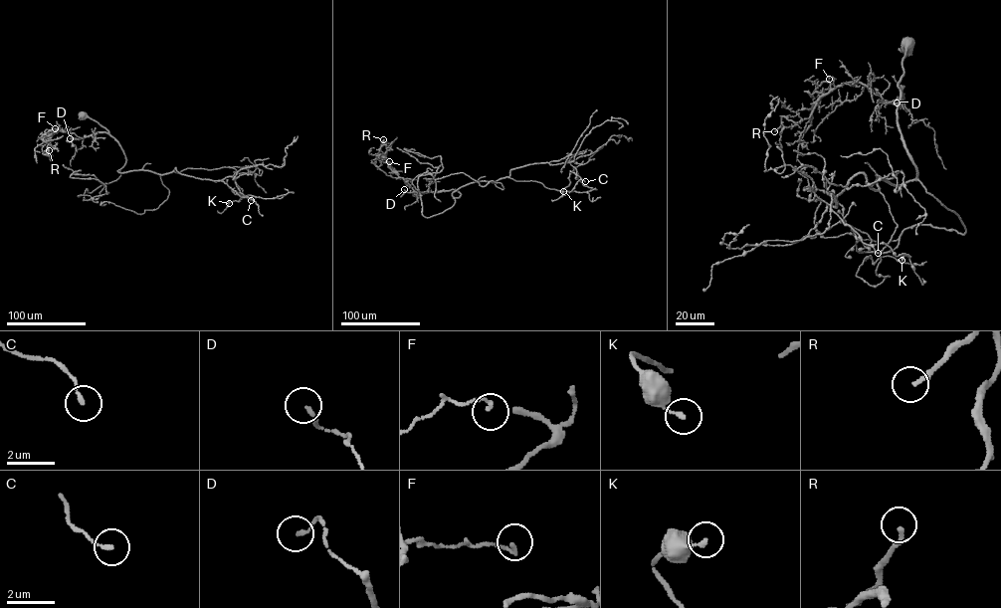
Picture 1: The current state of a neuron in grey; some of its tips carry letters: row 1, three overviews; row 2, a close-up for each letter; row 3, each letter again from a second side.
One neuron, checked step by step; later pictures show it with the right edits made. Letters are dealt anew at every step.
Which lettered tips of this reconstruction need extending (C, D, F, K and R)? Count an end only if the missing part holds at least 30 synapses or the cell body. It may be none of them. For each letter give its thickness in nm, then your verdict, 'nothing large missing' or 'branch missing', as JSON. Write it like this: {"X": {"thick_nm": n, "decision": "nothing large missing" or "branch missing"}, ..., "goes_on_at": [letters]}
{"C": {"thick_nm": 160, "decision": "nothing large missing"}, "D": {"thick_nm": 140, "decision": "nothing large missing"}, "F": {"thick_nm": 130, "decision": "nothing large missing"}, "K": {"thick_nm": 150, "decision": "nothing large missing"}, "R": {"thick_nm": 180, "decision": "branch missing"}, "goes_on_at": ["R"]}

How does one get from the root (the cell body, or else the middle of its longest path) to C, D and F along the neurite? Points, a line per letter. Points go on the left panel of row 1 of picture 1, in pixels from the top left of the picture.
C: (84, 114), (118, 142), (125, 159), (118, 172), (163, 174), (175, 167), (215, 181), (231, 176), (251, 200)
D: (84, 114), (108, 132), (70, 138)
F: (84, 114), (108, 132), (96, 132), (78, 139), (62, 130), (52, 133), (55, 128)

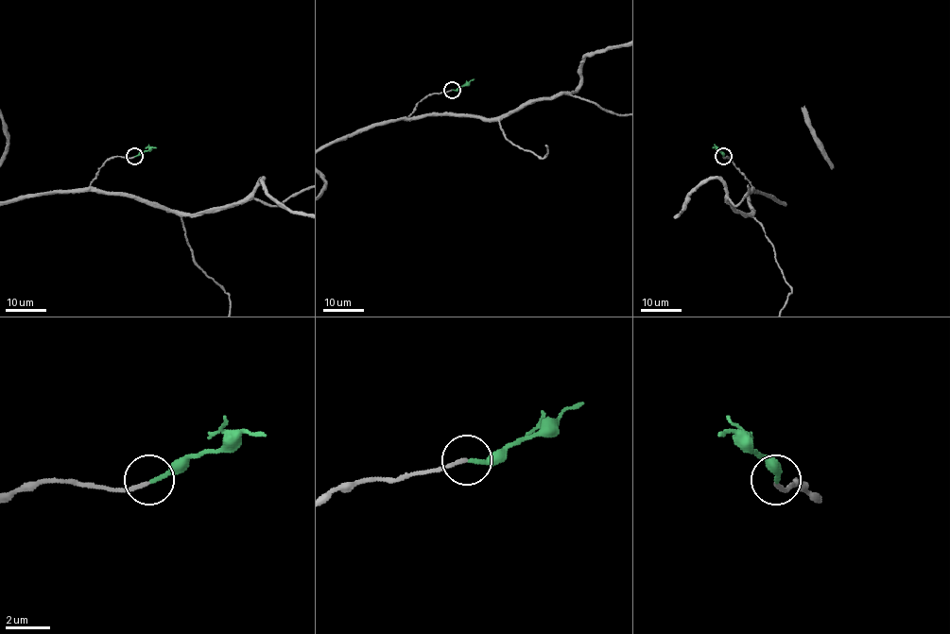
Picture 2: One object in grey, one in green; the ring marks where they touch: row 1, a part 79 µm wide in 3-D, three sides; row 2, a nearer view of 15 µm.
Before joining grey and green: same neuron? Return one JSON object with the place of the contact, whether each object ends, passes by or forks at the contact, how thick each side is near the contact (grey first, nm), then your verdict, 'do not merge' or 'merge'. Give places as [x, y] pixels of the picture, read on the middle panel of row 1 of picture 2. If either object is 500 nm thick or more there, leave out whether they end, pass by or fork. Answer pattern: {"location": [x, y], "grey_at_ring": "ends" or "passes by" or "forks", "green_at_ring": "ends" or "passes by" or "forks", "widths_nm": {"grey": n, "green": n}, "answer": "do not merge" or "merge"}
{"location": [452, 90], "grey_at_ring": "ends", "green_at_ring": "ends", "widths_nm": {"grey": 180, "green": 180}, "answer": "merge"}

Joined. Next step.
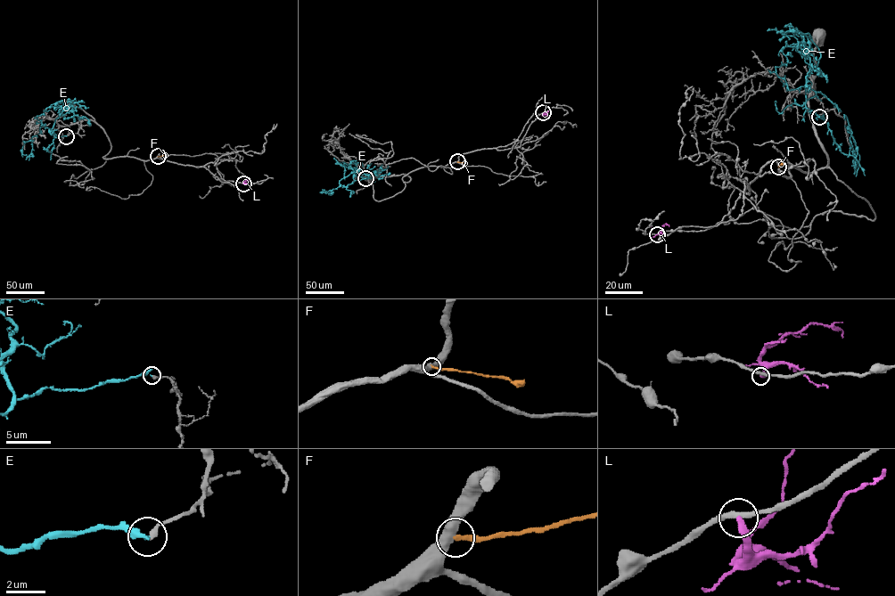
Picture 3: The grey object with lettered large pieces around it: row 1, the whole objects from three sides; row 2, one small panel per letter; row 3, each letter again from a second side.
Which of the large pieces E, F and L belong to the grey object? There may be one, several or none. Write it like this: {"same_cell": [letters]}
{"same_cell": []}

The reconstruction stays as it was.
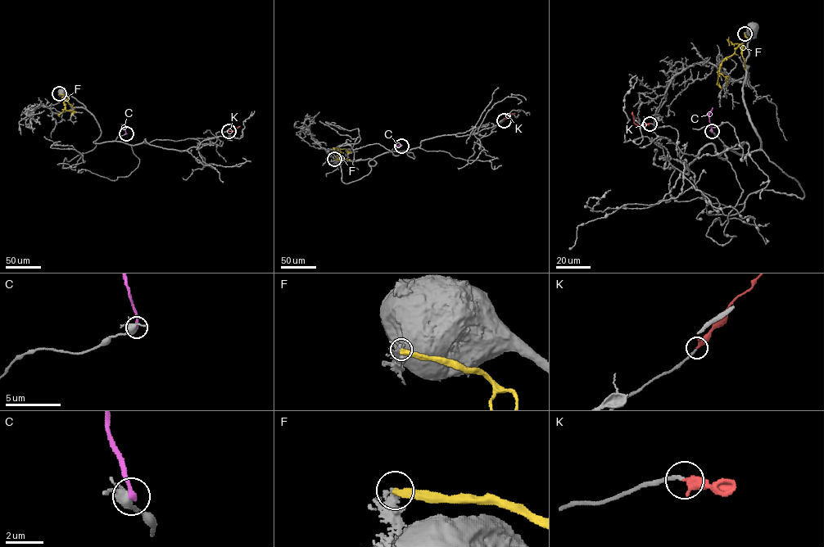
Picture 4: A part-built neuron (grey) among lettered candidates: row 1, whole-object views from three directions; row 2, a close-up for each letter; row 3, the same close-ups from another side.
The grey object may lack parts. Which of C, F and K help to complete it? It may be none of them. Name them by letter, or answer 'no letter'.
K

